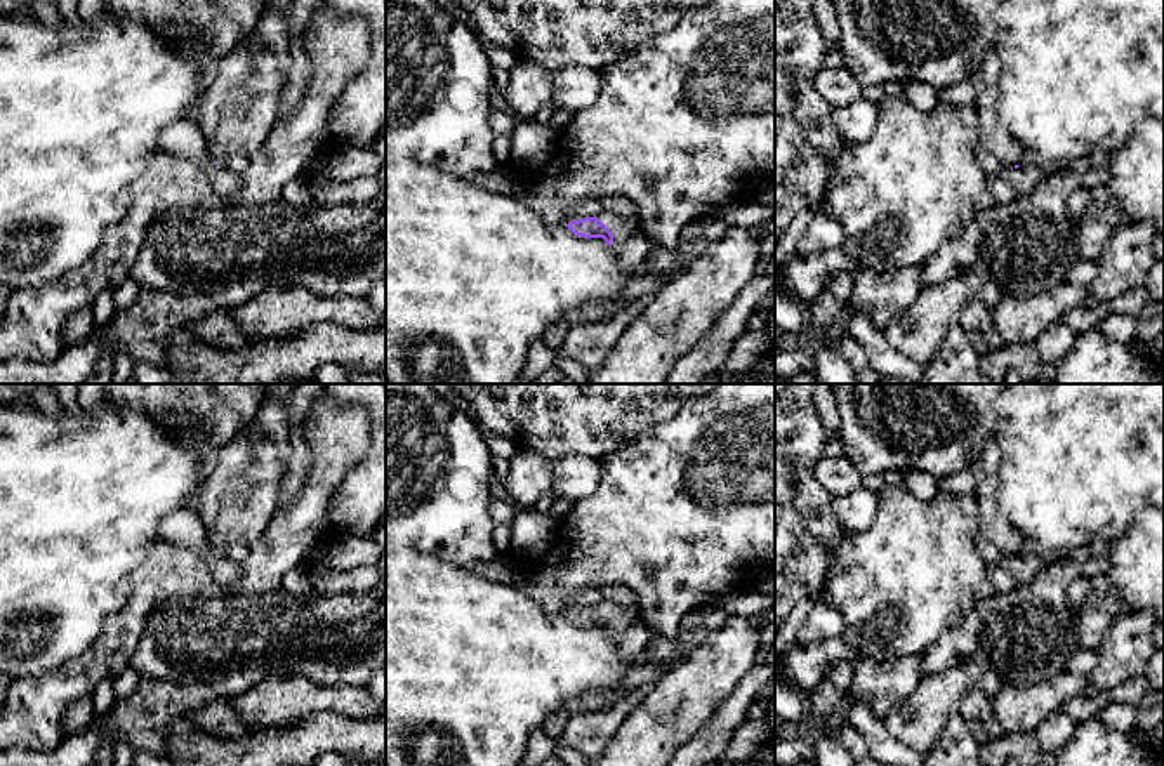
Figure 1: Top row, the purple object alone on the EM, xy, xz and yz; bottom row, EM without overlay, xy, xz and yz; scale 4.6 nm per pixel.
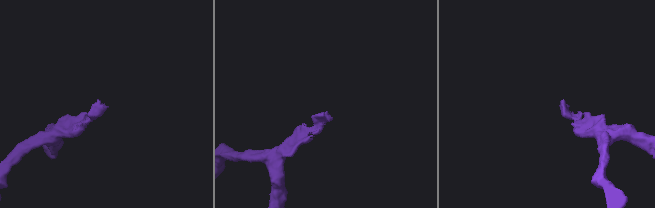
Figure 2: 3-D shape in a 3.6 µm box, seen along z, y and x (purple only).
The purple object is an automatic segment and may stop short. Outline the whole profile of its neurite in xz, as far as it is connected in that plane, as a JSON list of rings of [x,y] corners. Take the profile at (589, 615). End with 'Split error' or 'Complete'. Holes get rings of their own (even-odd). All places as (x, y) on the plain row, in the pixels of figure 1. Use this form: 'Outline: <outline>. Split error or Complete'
Outline: [[[603,599],[598,606],[570,610],[566,615],[577,625],[603,627],[613,637],[620,637],[632,622],[639,620],[639,604],[624,606]]]. Split error

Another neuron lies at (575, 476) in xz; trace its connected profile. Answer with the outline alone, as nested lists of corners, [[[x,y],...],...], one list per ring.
[[[568,453],[549,462],[556,499],[568,499],[575,502],[591,495],[599,485],[601,464],[598,459]]]

